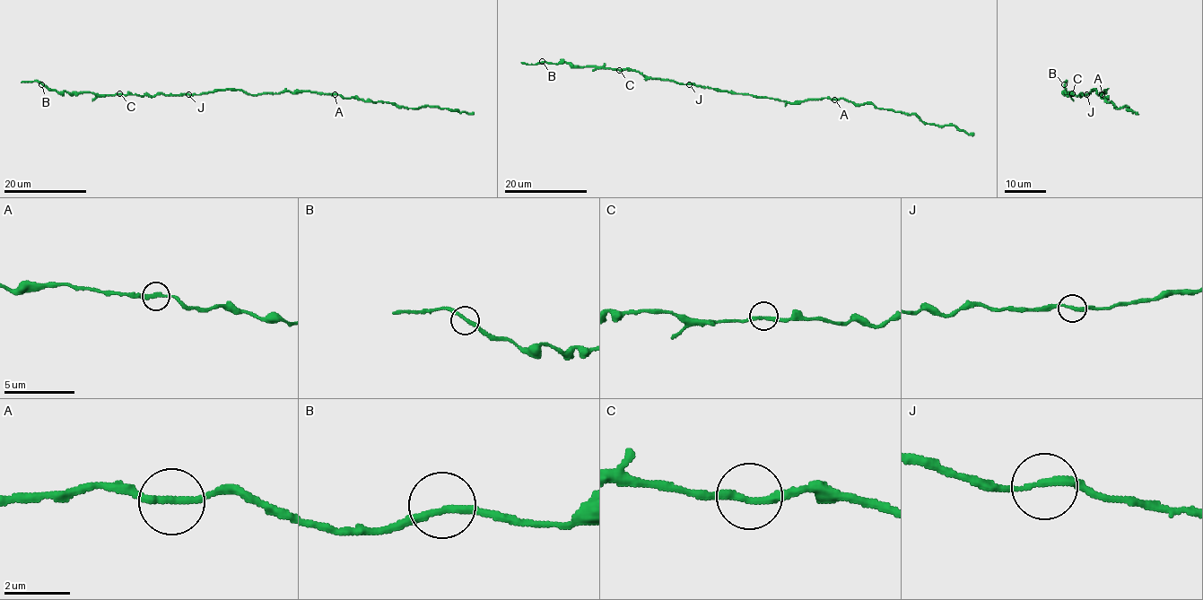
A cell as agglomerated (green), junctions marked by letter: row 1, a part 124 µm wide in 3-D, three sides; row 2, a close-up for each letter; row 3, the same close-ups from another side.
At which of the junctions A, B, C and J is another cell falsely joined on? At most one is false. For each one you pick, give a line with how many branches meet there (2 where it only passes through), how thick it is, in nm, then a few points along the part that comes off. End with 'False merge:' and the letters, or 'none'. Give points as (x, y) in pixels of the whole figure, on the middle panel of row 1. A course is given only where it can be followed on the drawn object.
False merge: none

